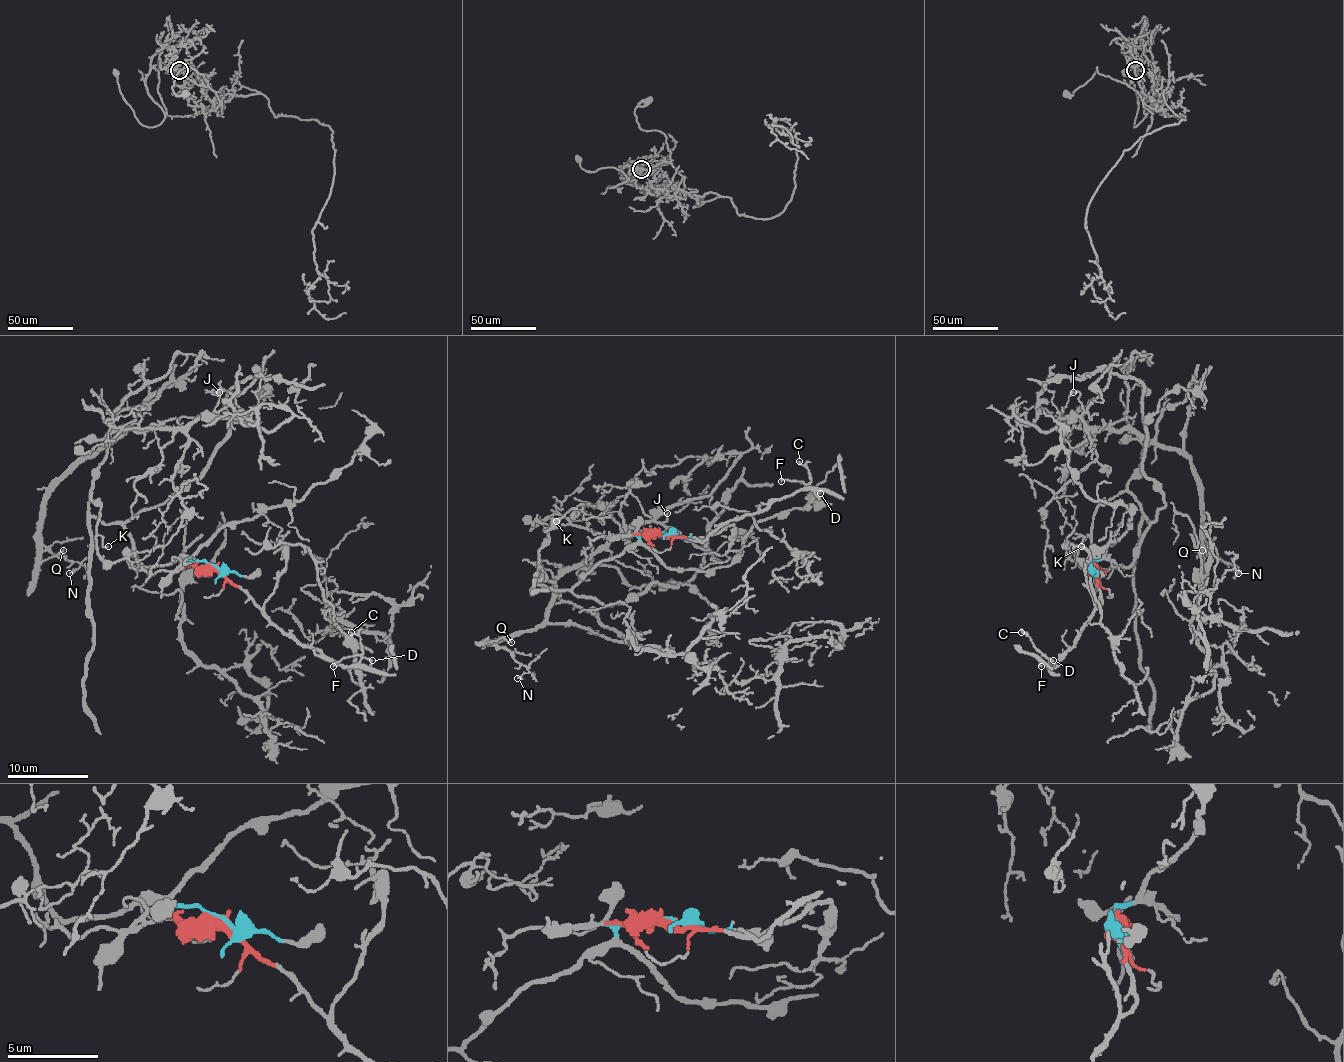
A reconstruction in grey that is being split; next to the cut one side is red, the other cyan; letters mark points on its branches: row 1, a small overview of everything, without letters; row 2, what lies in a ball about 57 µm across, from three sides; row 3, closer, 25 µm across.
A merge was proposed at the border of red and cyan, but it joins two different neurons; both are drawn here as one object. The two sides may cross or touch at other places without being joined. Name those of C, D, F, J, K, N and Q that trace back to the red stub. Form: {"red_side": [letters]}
{"red_side": ["C", "D", "F"]}

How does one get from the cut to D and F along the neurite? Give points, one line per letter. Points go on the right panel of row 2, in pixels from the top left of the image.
D: (1095, 568), (1101, 606), (1085, 622), (1073, 644), (1053, 667), (1047, 659), (1053, 661)
F: (1095, 568), (1101, 606), (1055, 665), (1051, 665), (1047, 656), (1041, 656), (1041, 667)

